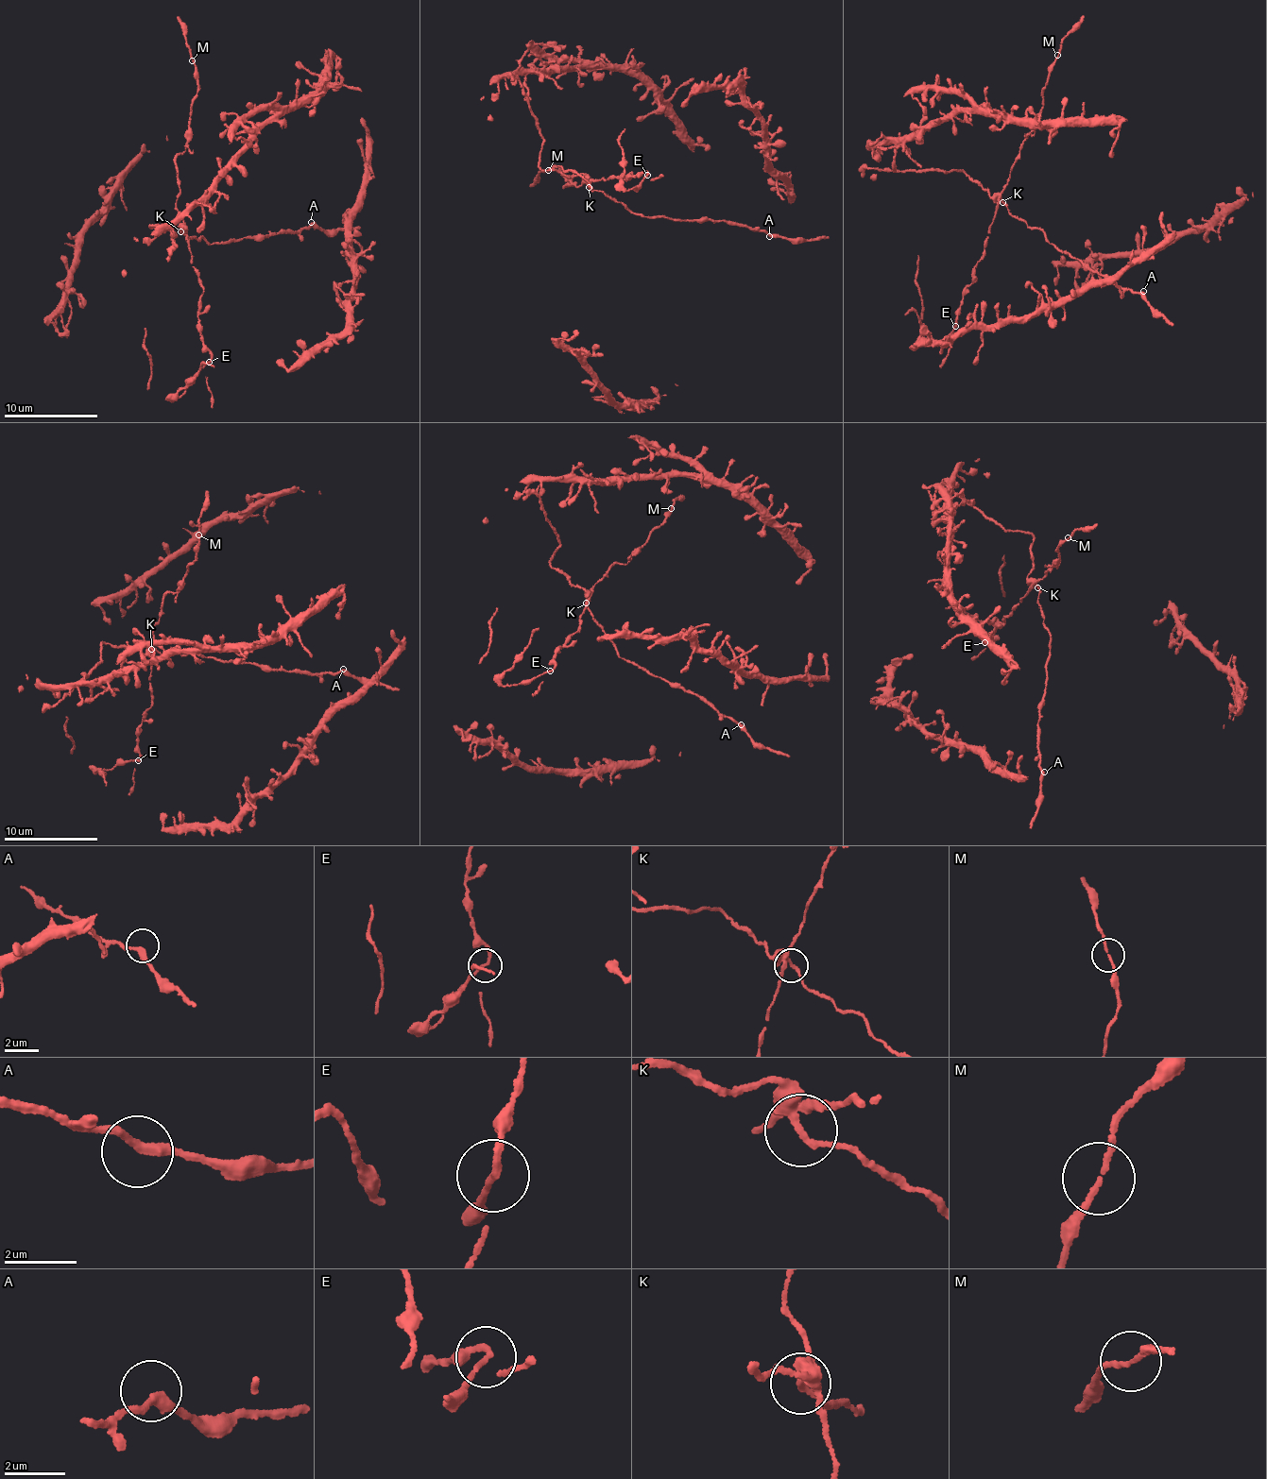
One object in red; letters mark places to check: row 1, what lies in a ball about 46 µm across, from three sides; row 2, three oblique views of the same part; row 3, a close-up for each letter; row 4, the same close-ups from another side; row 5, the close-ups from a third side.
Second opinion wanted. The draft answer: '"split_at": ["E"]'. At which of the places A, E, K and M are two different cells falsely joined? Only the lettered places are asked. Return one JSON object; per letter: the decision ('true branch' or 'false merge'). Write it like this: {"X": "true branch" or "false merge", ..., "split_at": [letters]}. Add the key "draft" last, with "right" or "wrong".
{"A": "true branch", "E": "false merge", "K": "true branch", "M": "true branch", "split_at": ["E"], "draft": "right"}

